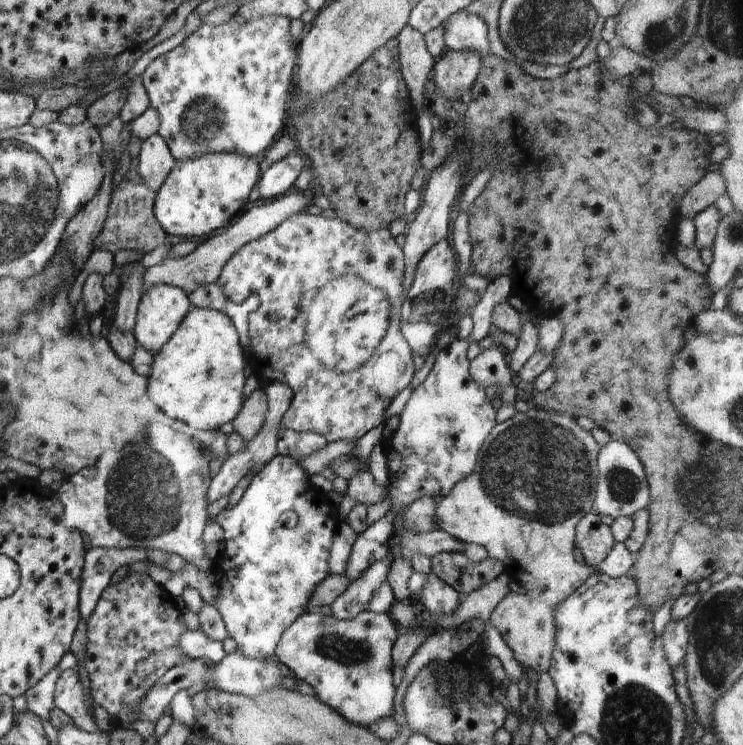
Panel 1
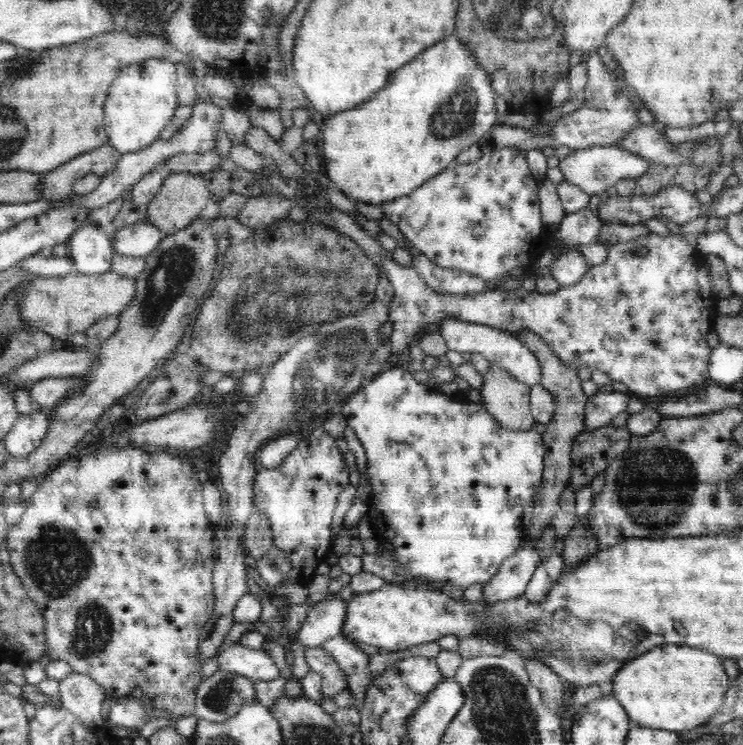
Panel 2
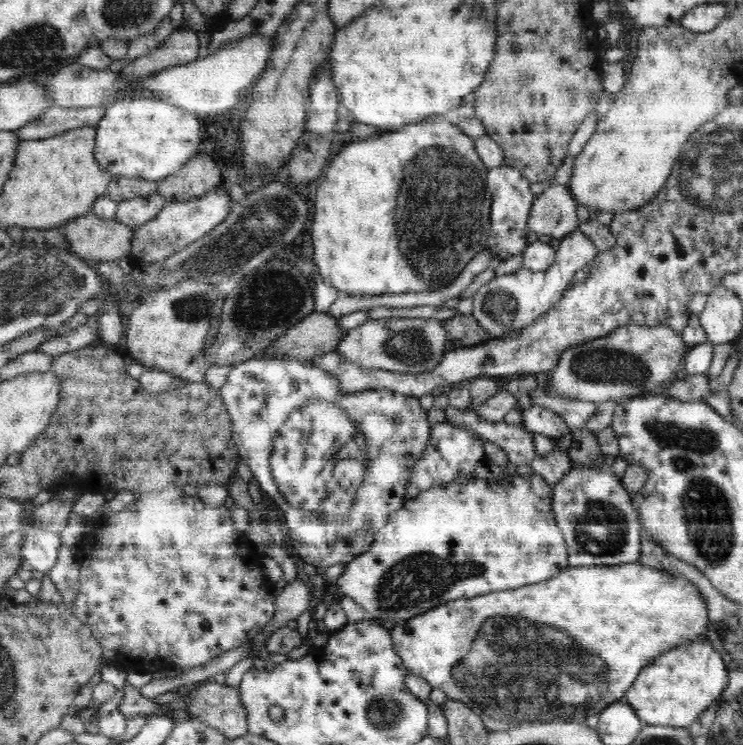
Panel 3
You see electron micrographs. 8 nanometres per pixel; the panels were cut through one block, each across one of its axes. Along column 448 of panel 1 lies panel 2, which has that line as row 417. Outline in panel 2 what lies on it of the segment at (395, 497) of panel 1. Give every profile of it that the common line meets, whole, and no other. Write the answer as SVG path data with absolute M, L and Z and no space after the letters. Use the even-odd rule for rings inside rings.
M400 364L386 368L384 372L380 371L375 375L368 384L362 385L356 392L350 395L349 399L342 405L340 412L345 416L347 425L356 432L364 449L366 449L366 458L368 459L367 474L371 479L371 502L369 512L372 516L372 529L377 534L381 543L385 542L392 546L389 556L393 558L399 566L402 566L404 577L406 577L405 587L417 587L420 585L425 588L436 587L462 587L464 589L472 587L480 583L484 587L498 573L500 564L507 561L508 556L520 548L523 542L525 527L522 524L524 518L524 509L534 502L538 489L543 482L543 469L546 455L546 448L543 437L532 431L514 431L509 428L502 428L494 417L490 416L480 403L462 404L462 402L452 402L448 400L444 394L440 392L432 392L432 406L428 404L428 396L430 396L432 386L422 385L417 382L412 373L400 368Z

